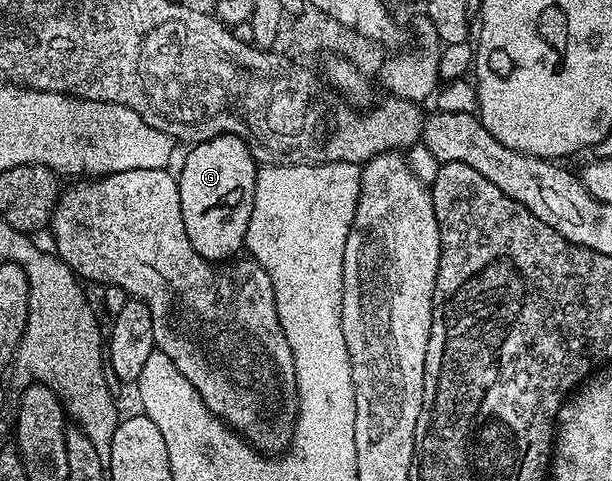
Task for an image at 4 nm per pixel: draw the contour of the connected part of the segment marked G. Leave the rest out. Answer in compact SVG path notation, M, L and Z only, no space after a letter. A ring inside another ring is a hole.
M235 135L212 137L206 143L193 144L187 151L182 172L176 175L184 233L188 233L188 241L192 241L192 249L200 257L215 265L233 260L246 242L259 164L254 162L248 145Z

